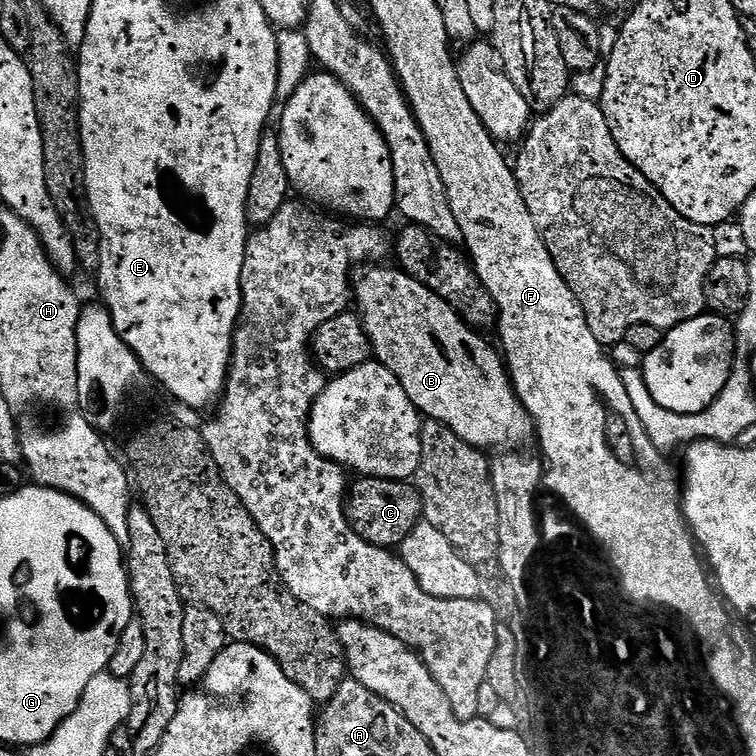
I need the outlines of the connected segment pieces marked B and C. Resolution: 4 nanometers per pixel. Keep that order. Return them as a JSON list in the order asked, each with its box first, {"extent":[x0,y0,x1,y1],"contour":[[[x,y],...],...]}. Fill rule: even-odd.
[{"extent":[354,266,534,450],"contour":[[[368,266],[363,269],[364,272],[354,284],[354,304],[358,309],[360,321],[364,323],[364,329],[368,335],[368,340],[372,344],[372,355],[379,363],[385,364],[388,369],[402,382],[402,390],[406,390],[406,394],[410,398],[410,402],[414,402],[414,406],[420,409],[421,413],[429,420],[441,420],[446,426],[450,426],[450,430],[454,430],[454,434],[458,434],[458,438],[462,438],[466,442],[470,442],[470,446],[481,450],[489,450],[488,448],[496,448],[492,450],[504,450],[509,444],[509,449],[516,450],[519,444],[524,444],[528,439],[534,436],[534,421],[532,415],[524,409],[524,403],[516,396],[515,390],[512,388],[512,377],[508,375],[508,369],[505,361],[502,359],[501,353],[495,347],[491,348],[486,341],[483,340],[481,333],[477,329],[472,328],[453,310],[446,302],[442,302],[442,298],[438,298],[438,294],[434,294],[426,286],[422,286],[422,282],[418,282],[413,276],[408,276],[399,267],[380,268],[384,266]]]},{"extent":[346,476,424,549],"contour":[[[360,476],[351,481],[346,493],[346,511],[352,530],[379,548],[399,549],[400,544],[422,522],[424,503],[415,483],[387,480],[381,476]]]}]

